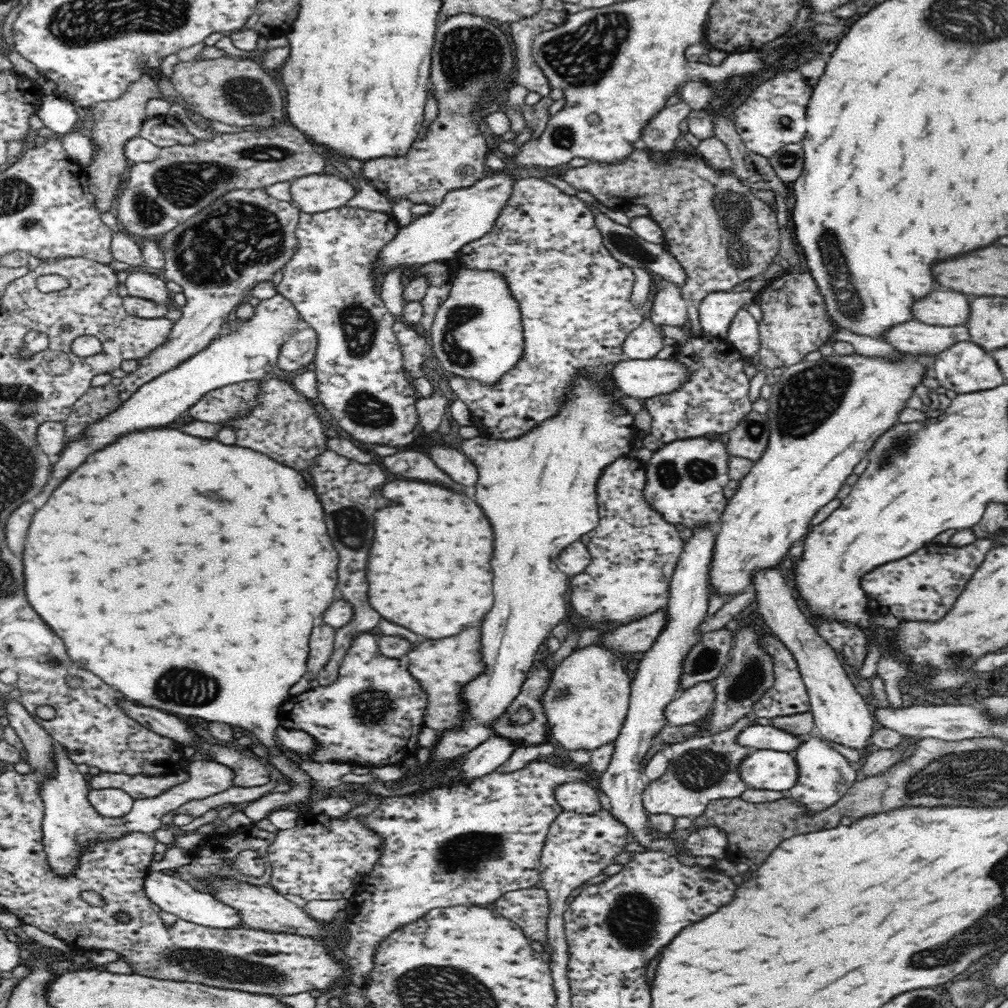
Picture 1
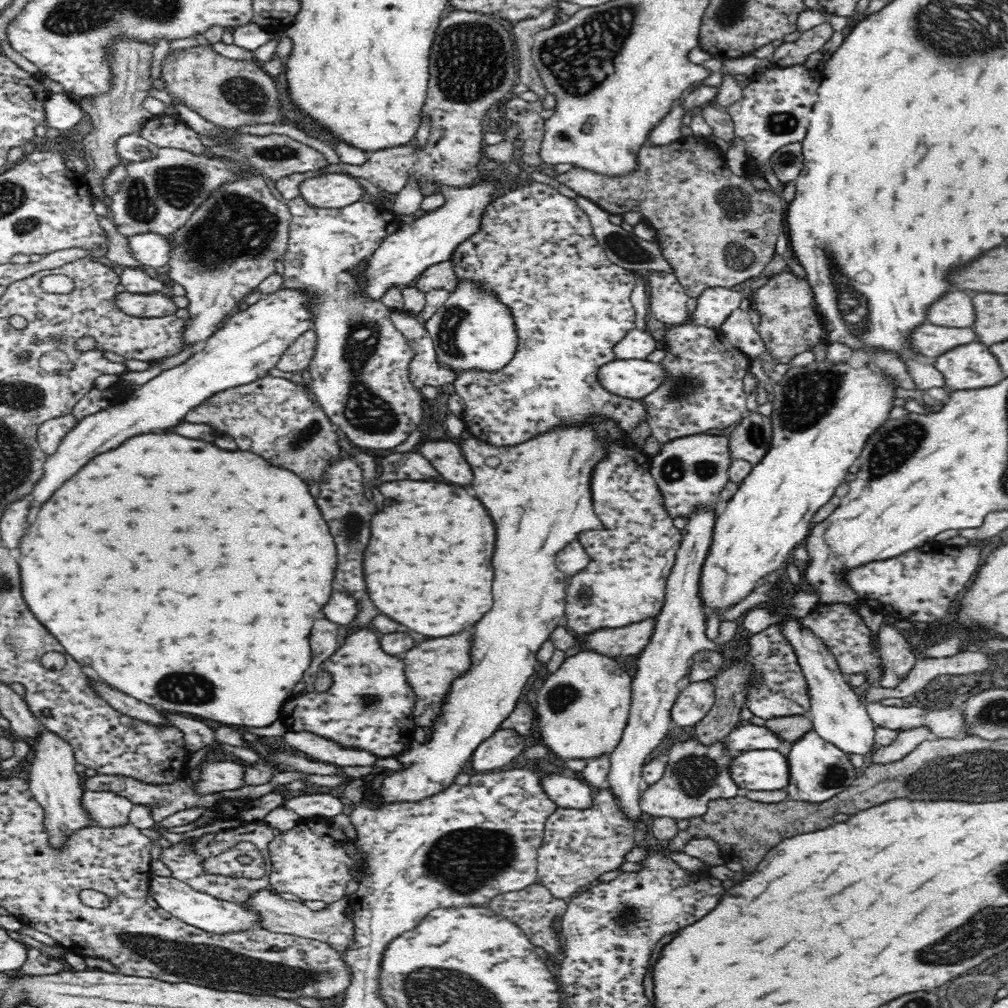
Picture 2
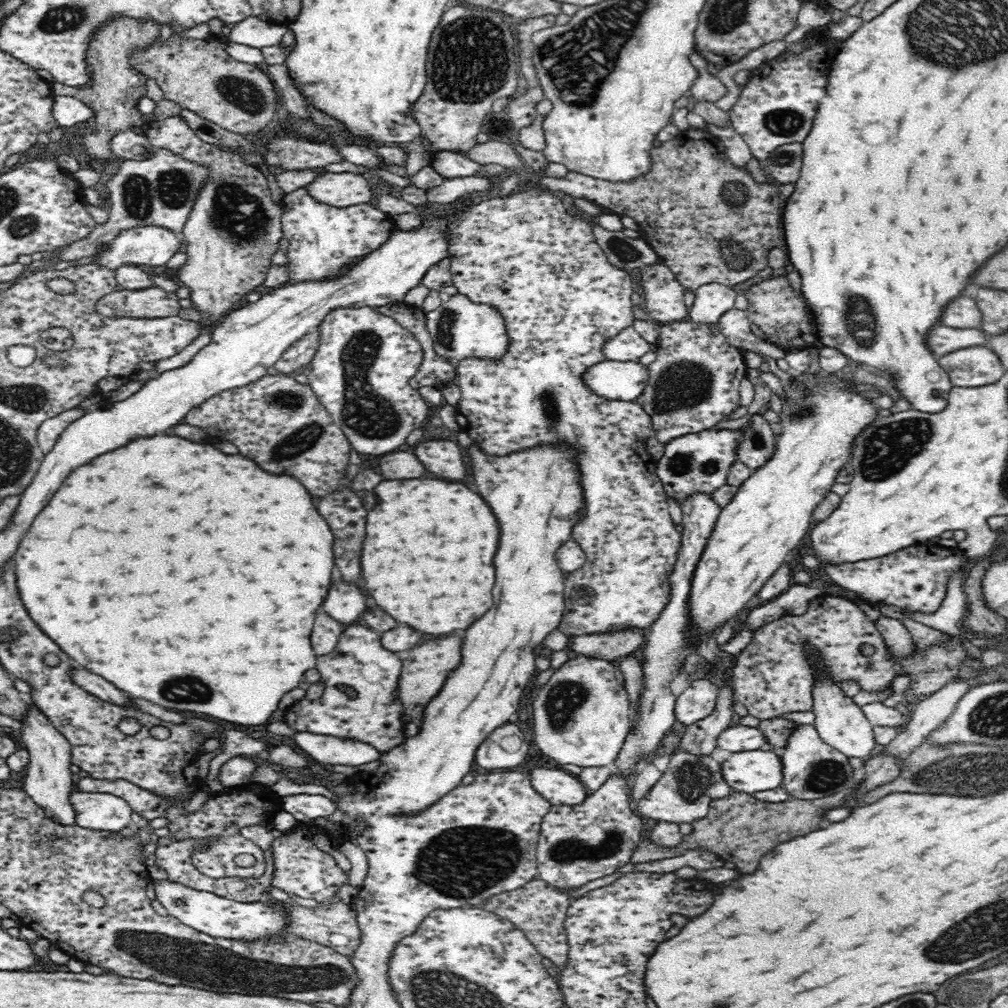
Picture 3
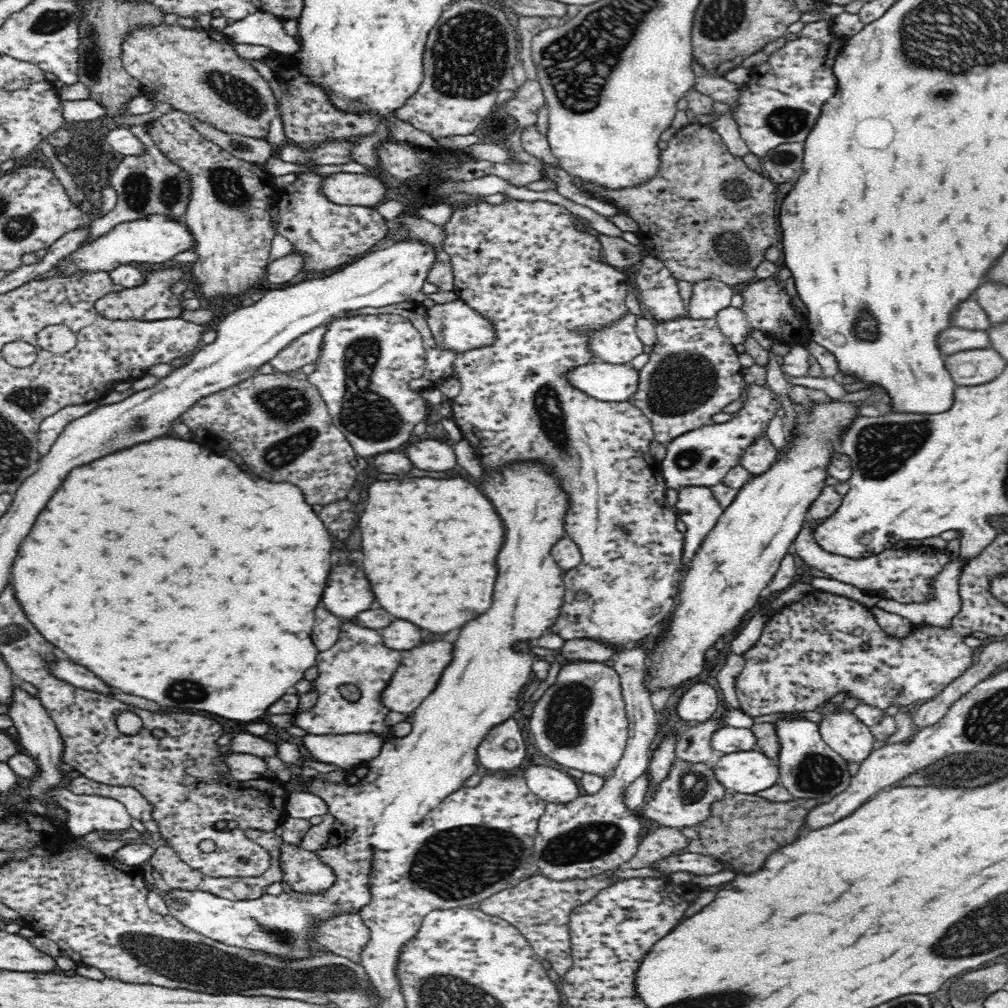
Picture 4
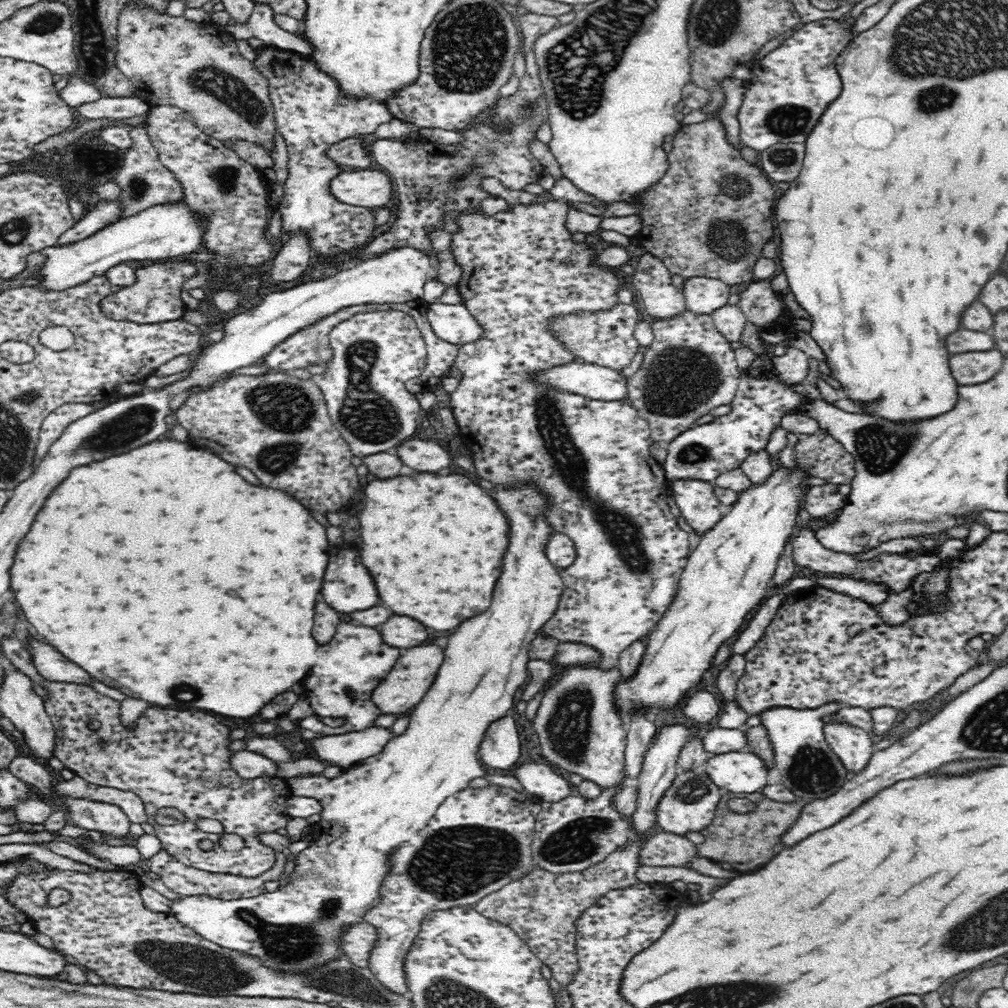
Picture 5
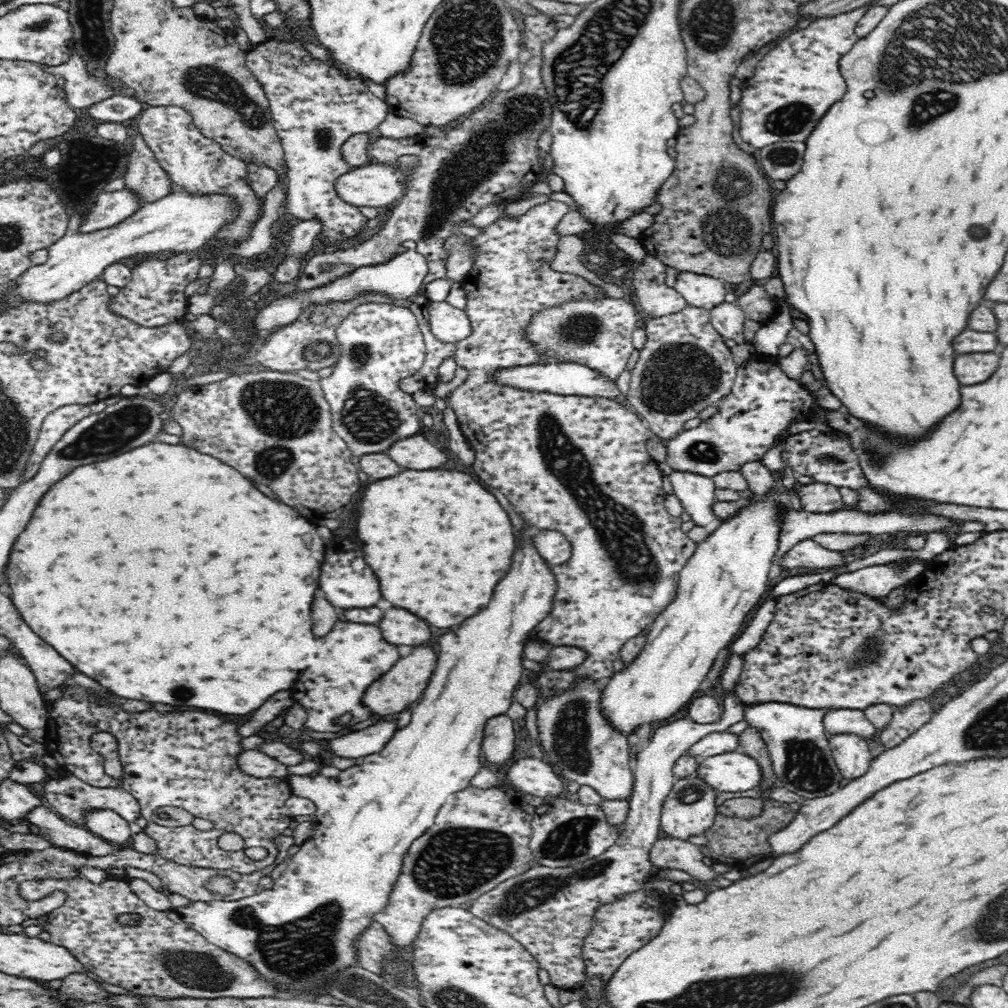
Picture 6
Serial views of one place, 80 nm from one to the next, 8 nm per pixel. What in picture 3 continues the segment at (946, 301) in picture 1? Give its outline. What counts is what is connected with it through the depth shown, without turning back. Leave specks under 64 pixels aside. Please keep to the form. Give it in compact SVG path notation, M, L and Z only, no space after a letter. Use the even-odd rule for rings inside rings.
M956 296L942 308L938 323L950 328L978 329L982 320L978 306L968 296Z

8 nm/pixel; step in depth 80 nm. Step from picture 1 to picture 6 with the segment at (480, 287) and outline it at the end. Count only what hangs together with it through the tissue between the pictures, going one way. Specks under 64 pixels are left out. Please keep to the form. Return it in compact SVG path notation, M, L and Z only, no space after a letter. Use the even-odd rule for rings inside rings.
M447 300L430 301L425 309L430 325L430 332L440 342L457 343L472 332L469 316Z

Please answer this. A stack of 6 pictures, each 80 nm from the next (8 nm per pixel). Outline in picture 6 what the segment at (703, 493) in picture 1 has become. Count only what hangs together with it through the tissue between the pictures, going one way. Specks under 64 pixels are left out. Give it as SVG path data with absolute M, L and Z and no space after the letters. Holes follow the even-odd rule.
M754 352L746 362L742 362L742 364L737 365L737 374L736 378L734 378L734 384L732 386L732 390L730 390L730 394L726 394L724 398L721 400L718 400L714 406L716 406L716 412L712 414L709 418L706 420L703 420L700 422L700 424L692 429L689 430L682 430L678 435L675 435L675 437L672 440L669 440L667 442L667 466L669 468L672 468L673 470L681 470L682 473L686 472L694 472L696 474L703 474L703 476L706 477L713 477L716 476L716 474L720 474L721 472L738 472L741 470L742 466L744 464L749 462L756 462L760 461L762 456L768 452L771 448L774 448L780 442L783 442L786 440L786 438L792 434L789 431L789 428L792 424L795 424L797 422L805 421L806 419L812 417L814 415L815 410L818 410L820 406L818 405L818 401L816 400L816 397L814 396L813 391L810 387L804 387L800 381L794 380L793 378L790 378L783 370L780 368L780 365L778 363L778 360L775 356L768 356L767 354L762 354L758 352Z

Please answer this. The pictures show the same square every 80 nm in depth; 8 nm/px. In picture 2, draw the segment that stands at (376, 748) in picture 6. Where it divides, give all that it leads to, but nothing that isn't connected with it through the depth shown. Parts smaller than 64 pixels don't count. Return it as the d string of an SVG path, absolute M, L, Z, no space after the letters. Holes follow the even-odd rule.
M286 731L282 734L286 746L298 752L304 752L312 760L326 761L340 766L374 766L376 758L363 750L340 748L331 740L306 731Z

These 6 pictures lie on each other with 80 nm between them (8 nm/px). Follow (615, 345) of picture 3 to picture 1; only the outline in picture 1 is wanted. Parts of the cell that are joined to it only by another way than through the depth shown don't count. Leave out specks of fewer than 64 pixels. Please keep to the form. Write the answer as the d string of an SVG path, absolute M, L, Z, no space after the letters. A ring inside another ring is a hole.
M648 318L638 328L629 332L622 346L624 359L648 360L654 358L666 344L664 333Z

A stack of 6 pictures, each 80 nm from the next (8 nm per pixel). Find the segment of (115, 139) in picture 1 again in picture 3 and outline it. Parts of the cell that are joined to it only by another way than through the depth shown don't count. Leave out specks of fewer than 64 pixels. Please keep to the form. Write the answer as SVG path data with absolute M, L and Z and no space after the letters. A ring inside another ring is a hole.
M118 18L118 21L106 24L104 30L97 34L91 43L89 67L93 81L88 88L79 89L58 82L51 83L55 95L78 98L86 107L90 107L91 114L94 115L96 132L91 135L92 140L84 140L84 148L90 156L96 156L92 159L95 164L108 164L112 160L114 151L110 142L116 134L143 126L146 114L139 110L139 103L142 97L146 97L146 83L149 77L135 67L134 58L142 54L142 51L153 49L153 44L158 42L160 37L160 29L151 22L141 26L129 18Z

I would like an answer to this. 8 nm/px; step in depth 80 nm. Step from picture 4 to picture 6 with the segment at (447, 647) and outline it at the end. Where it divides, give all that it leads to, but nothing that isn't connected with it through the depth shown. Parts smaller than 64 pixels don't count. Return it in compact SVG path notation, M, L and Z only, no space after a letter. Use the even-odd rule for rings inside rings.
M416 648L412 656L400 658L388 674L384 674L380 680L372 682L366 688L365 694L362 694L362 705L368 707L368 710L374 710L370 714L374 714L376 718L388 718L388 714L392 716L396 712L406 710L412 702L416 702L424 694L424 688L434 668L436 668L436 652L432 648Z

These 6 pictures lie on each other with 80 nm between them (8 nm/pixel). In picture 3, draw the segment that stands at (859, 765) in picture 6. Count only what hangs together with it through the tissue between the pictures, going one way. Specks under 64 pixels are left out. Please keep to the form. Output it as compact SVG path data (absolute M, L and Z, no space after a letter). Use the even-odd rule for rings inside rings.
M808 641L801 642L802 655L806 661L807 668L811 669L813 677L812 706L814 712L813 727L819 732L821 739L836 750L850 757L859 757L864 759L876 749L874 727L868 720L868 717L862 711L862 707L854 702L852 696L848 696L842 688L840 682L830 673L830 668L825 659L817 651L814 643Z

